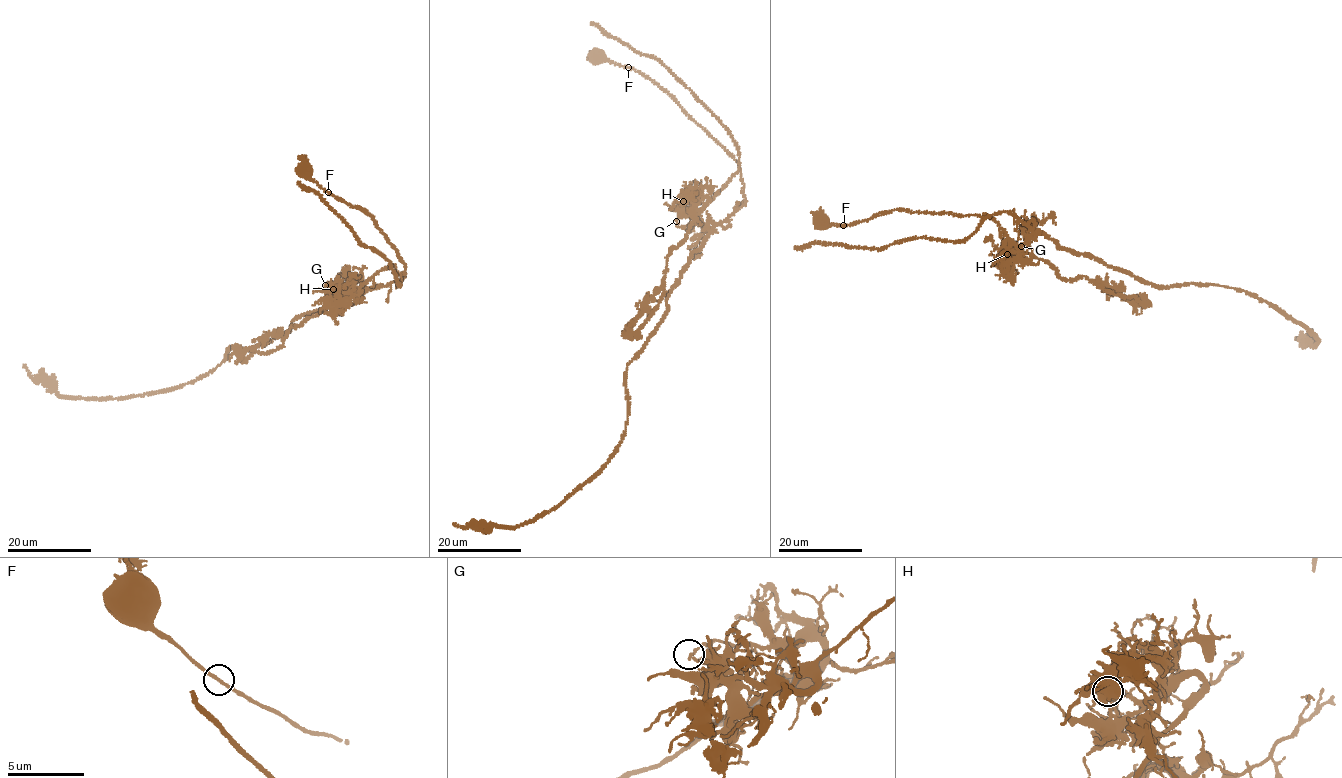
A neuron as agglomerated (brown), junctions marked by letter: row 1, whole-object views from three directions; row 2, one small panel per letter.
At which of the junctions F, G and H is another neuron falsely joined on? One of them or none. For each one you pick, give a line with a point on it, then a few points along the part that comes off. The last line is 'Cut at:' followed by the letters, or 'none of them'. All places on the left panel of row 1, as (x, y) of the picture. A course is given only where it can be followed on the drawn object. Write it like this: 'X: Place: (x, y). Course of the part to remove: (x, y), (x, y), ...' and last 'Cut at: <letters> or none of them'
G: Place: (325, 285). Course of the part to remove: (325, 285), (358, 295), (378, 271), (392, 265), (401, 284), (387, 259), (360, 243), (316, 192), (297, 182)
Cut at: G

